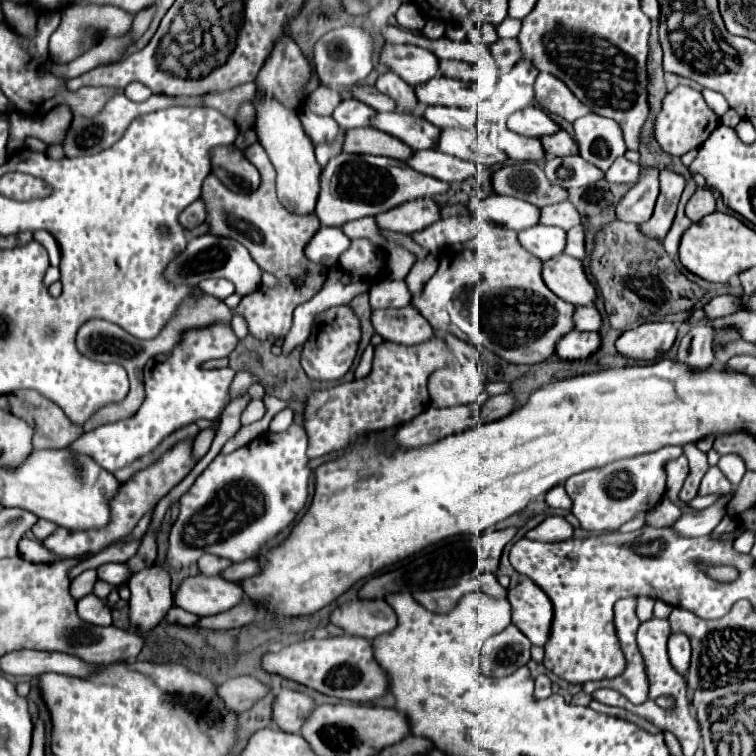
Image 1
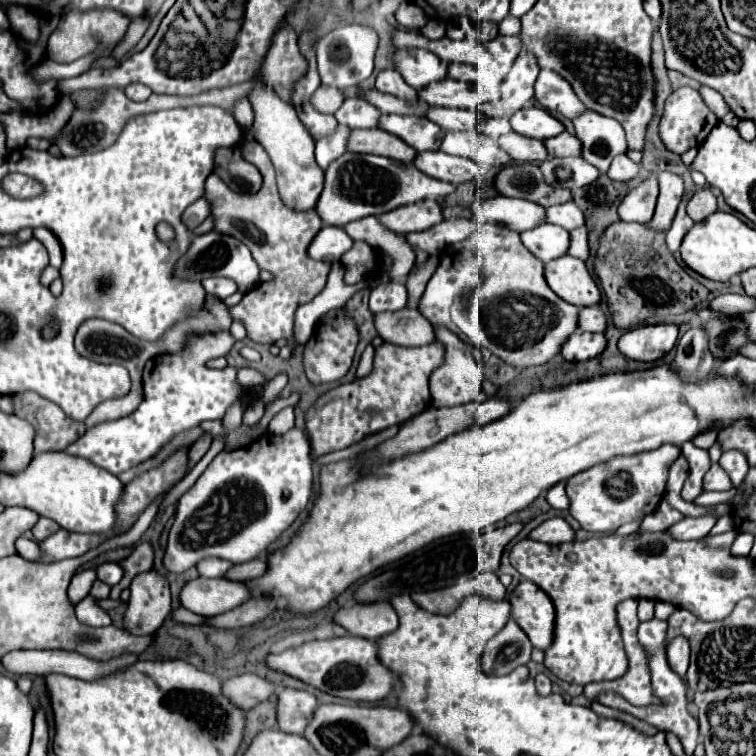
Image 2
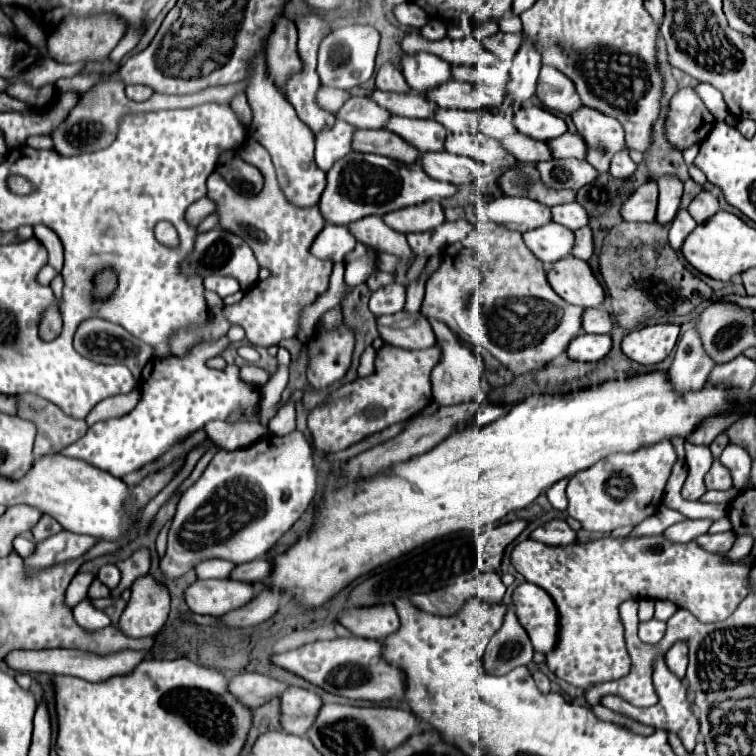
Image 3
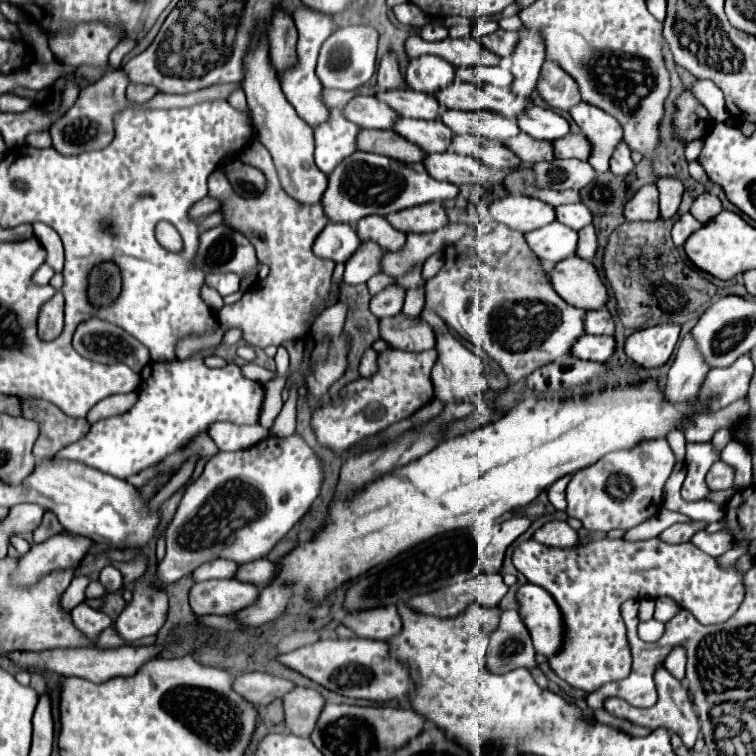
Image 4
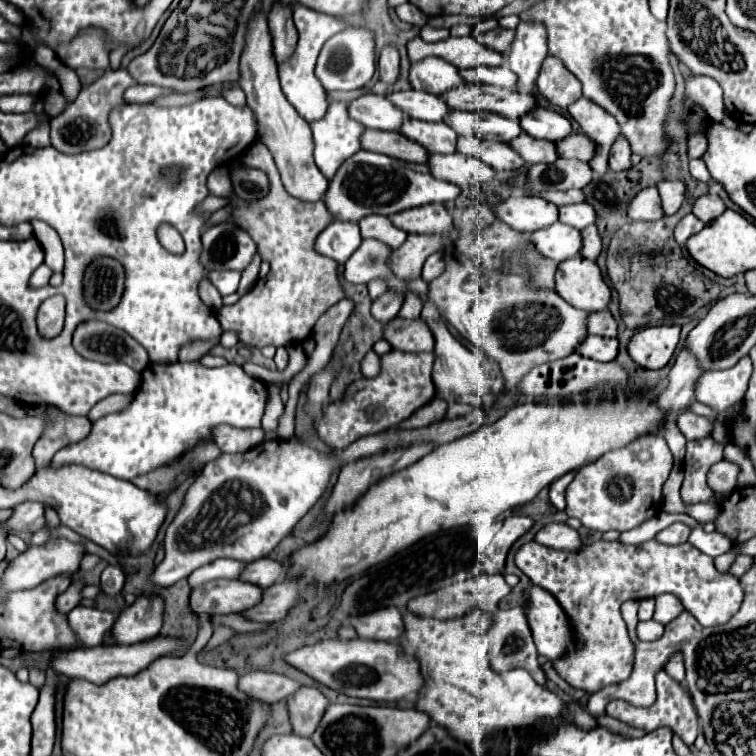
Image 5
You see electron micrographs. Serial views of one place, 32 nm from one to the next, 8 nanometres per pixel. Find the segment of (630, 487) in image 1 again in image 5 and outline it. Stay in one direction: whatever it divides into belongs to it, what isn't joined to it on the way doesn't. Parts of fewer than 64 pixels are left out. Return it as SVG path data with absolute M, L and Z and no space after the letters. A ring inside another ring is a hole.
M642 436L628 448L608 452L600 460L580 468L566 488L566 514L578 518L590 530L630 530L650 520L660 510L662 486L672 470L672 452L662 436Z

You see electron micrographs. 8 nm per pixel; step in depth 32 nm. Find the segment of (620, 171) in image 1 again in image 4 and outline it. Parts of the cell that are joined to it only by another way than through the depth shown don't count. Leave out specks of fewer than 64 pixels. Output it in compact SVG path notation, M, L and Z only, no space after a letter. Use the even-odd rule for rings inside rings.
M620 144L620 148L616 148L610 160L610 172L616 176L626 176L632 170L634 170L634 162L630 158L630 148L626 144Z

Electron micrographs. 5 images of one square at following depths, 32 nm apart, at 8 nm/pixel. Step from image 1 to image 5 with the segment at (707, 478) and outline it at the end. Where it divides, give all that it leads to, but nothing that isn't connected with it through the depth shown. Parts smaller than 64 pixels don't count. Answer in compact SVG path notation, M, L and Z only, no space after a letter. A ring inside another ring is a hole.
M726 460L716 462L708 472L708 486L714 492L730 492L736 488L736 476L738 476L738 466Z

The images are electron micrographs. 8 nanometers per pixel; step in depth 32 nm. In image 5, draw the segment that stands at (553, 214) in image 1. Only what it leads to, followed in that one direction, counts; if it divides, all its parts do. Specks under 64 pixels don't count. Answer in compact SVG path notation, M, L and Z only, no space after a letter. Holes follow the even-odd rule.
M568 204L568 206L560 206L560 222L580 230L586 224L594 224L594 212L590 204Z

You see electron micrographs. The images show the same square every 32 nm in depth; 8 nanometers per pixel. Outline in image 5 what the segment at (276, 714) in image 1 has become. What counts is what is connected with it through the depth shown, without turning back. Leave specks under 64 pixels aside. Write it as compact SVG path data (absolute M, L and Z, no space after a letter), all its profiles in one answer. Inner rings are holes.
M298 688L294 694L286 698L288 716L294 734L298 736L312 736L316 724L320 724L320 716L328 706L328 700L318 688Z

